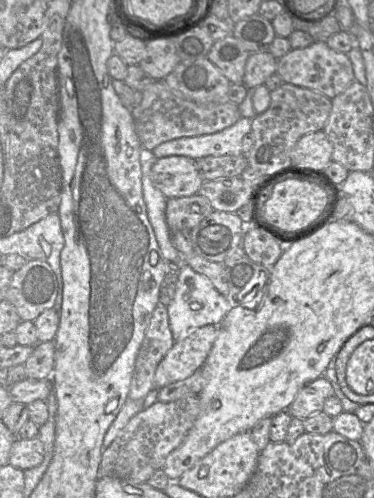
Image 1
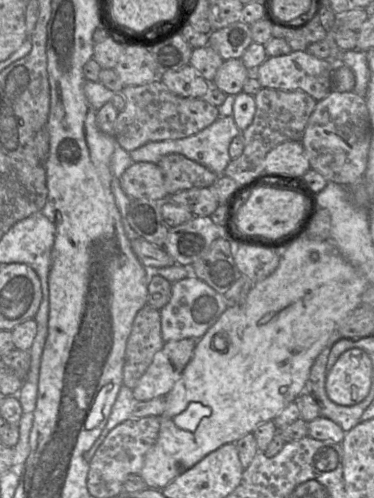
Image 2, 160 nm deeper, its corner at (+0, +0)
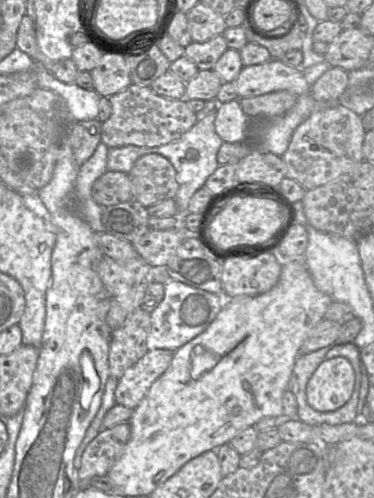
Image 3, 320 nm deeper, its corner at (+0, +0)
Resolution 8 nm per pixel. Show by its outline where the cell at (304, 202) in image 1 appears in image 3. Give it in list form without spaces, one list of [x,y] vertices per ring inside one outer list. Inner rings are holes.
[[[235,197],[224,203],[221,210],[213,215],[203,230],[207,244],[217,251],[254,244],[267,240],[286,217],[286,210],[277,202],[253,197]]]

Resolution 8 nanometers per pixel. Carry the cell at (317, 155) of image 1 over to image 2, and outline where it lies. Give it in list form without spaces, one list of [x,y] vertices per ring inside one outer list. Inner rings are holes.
[[[288,140],[269,151],[264,160],[264,170],[258,175],[272,174],[298,179],[310,169],[301,140]]]

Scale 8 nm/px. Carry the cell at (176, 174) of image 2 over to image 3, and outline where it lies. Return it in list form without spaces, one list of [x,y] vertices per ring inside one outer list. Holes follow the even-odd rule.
[[[160,154],[141,156],[128,175],[132,182],[134,200],[145,207],[174,199],[179,190],[174,166]]]

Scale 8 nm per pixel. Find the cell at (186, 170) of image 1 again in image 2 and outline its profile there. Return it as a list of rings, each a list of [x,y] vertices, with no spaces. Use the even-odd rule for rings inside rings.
[[[133,163],[119,181],[123,191],[131,199],[165,201],[169,197],[157,163]]]

